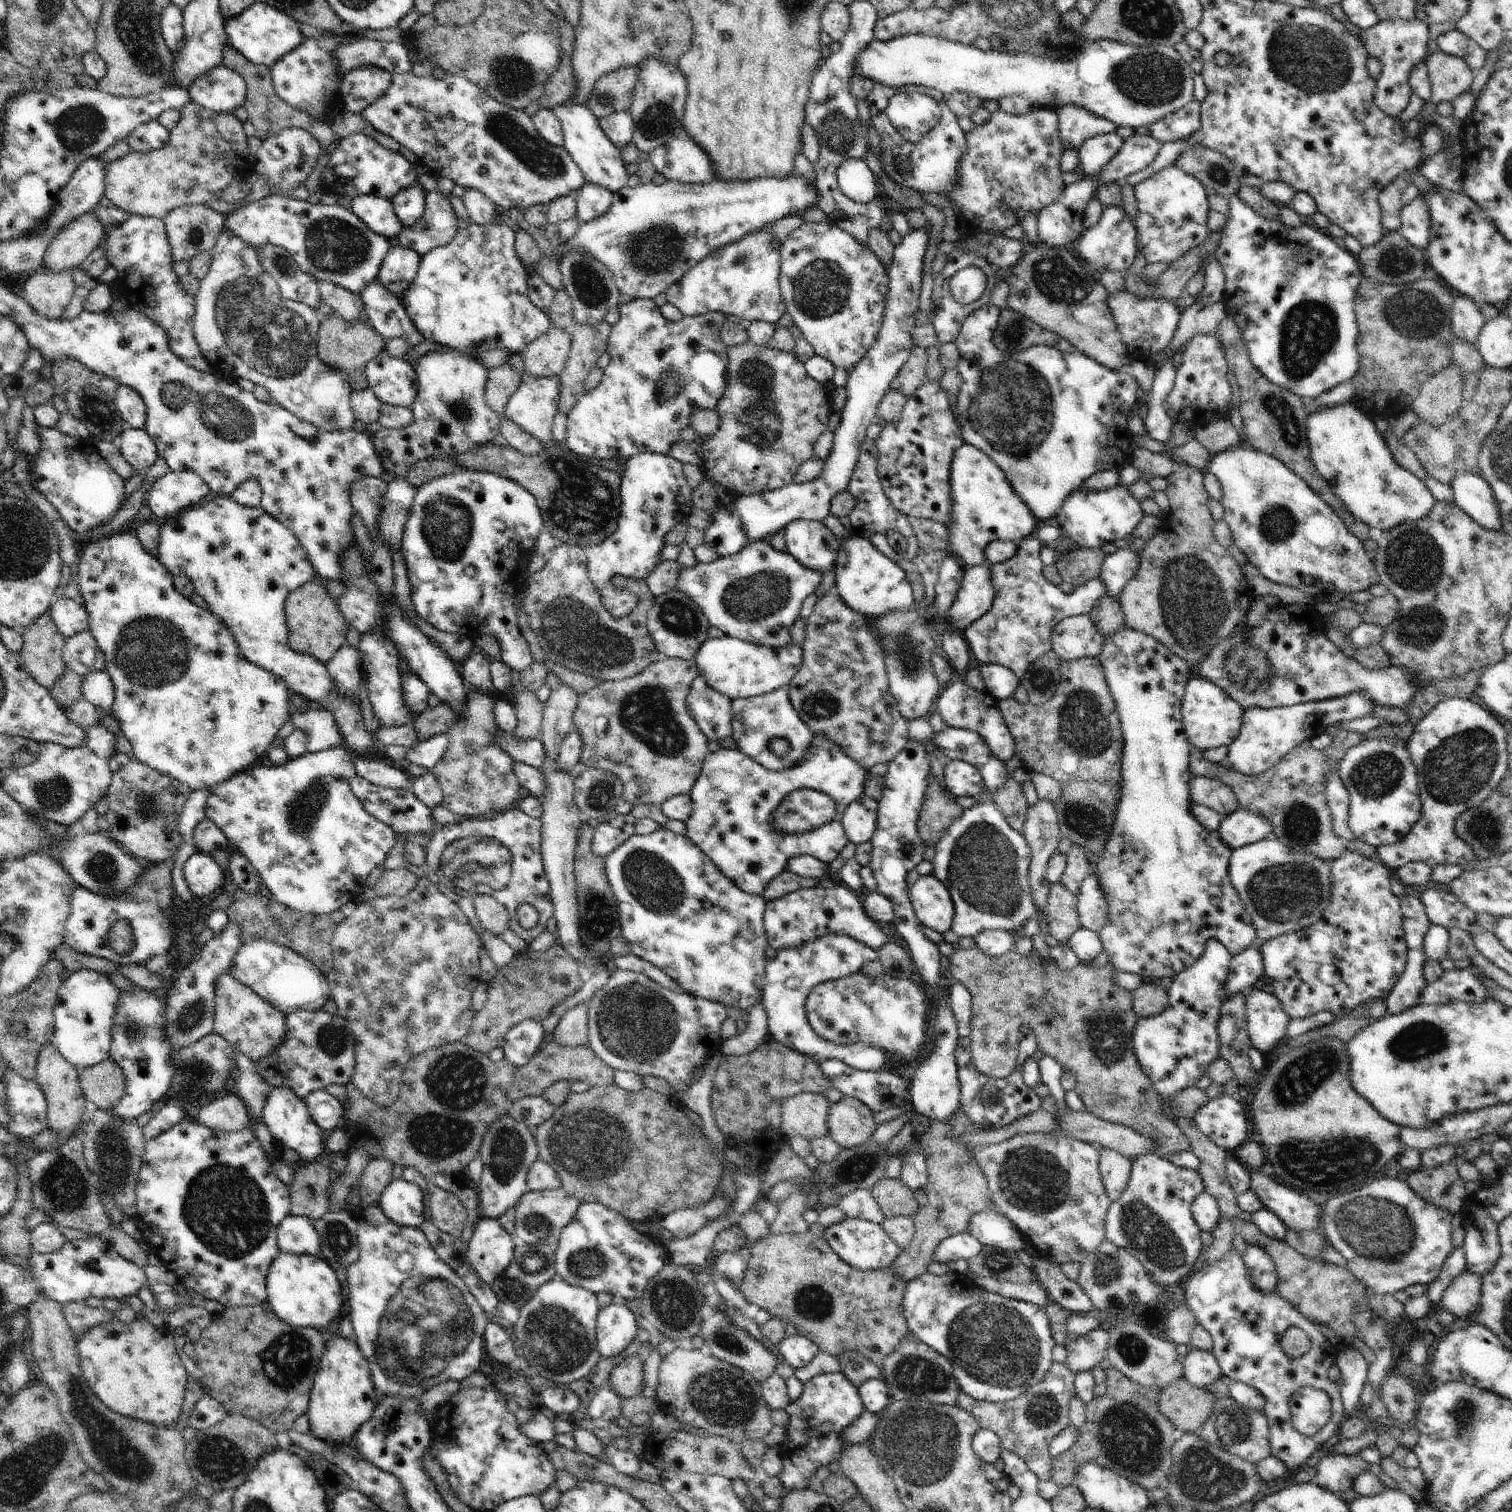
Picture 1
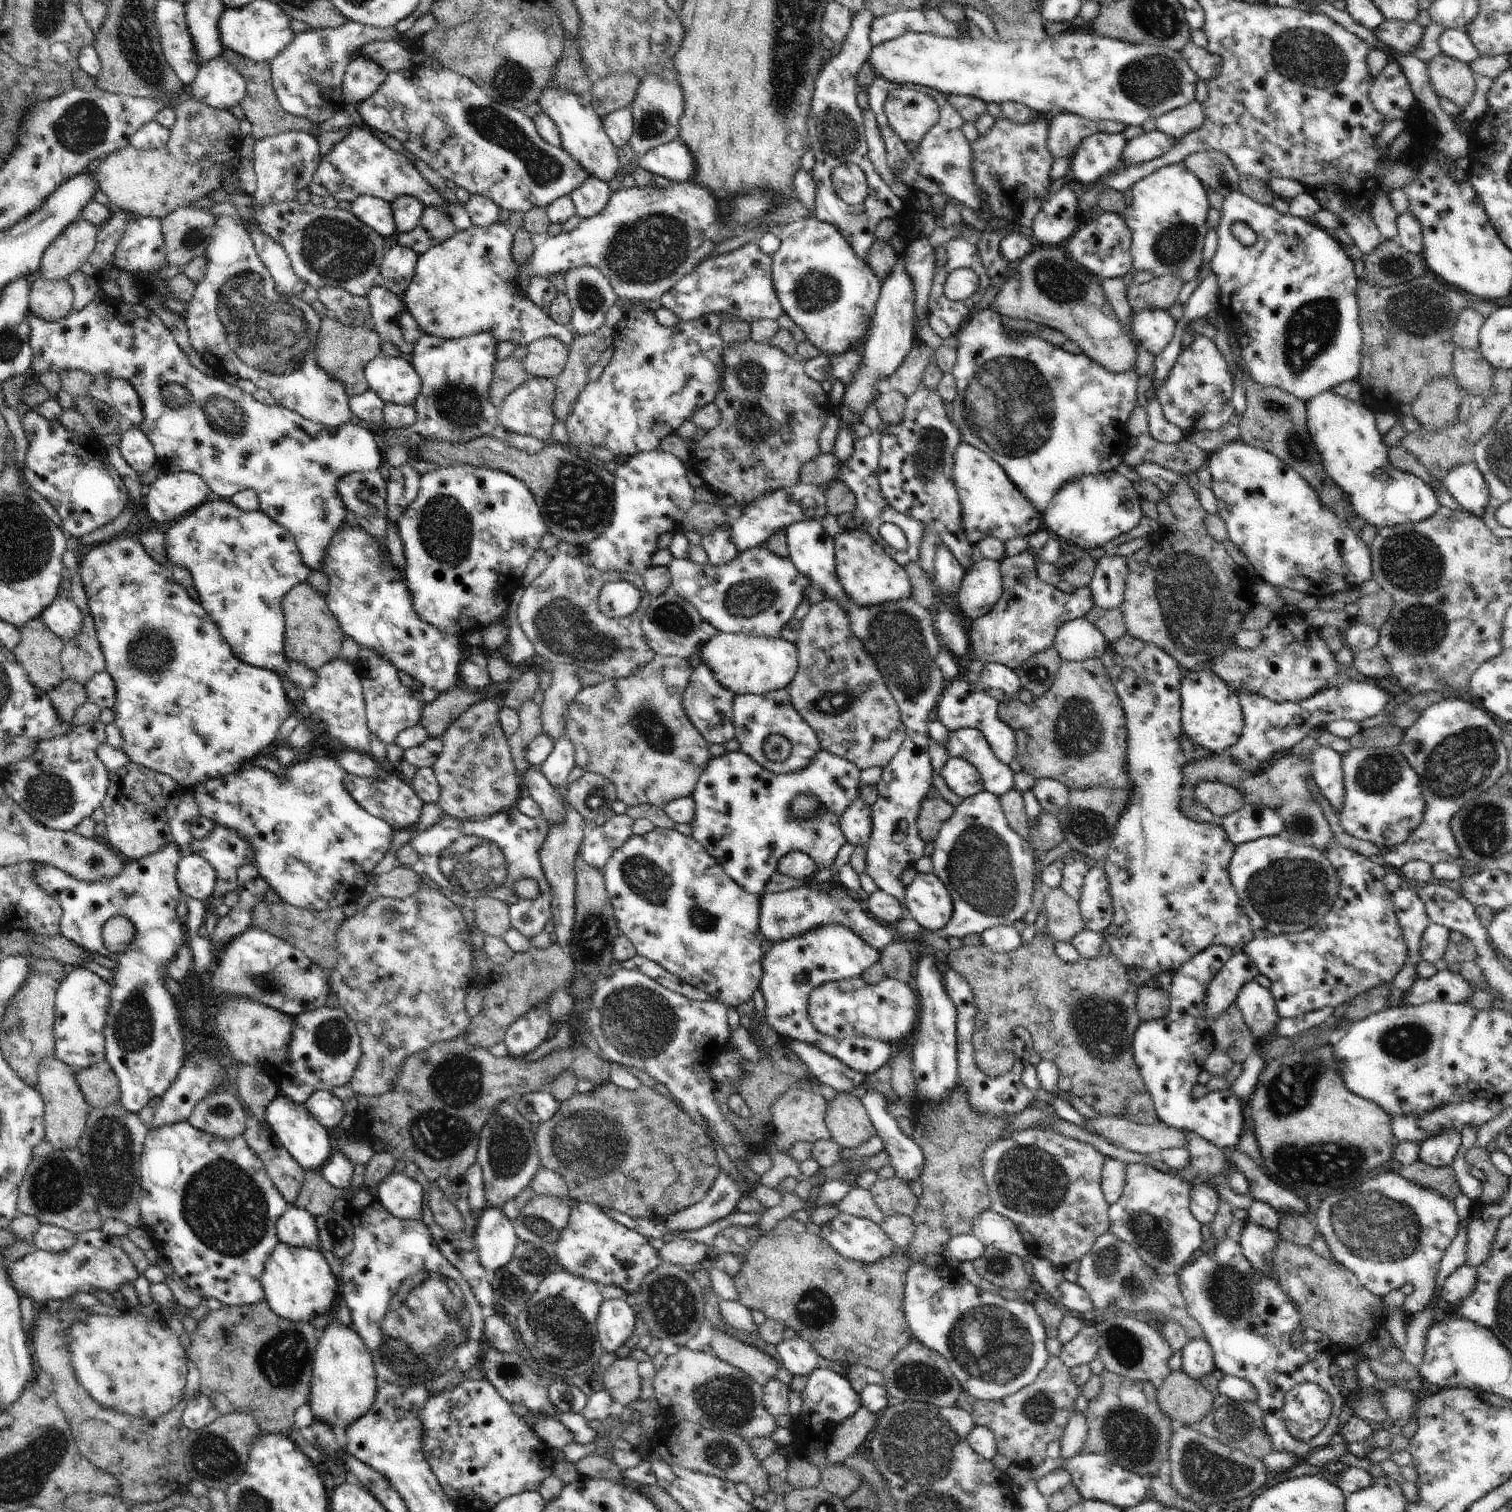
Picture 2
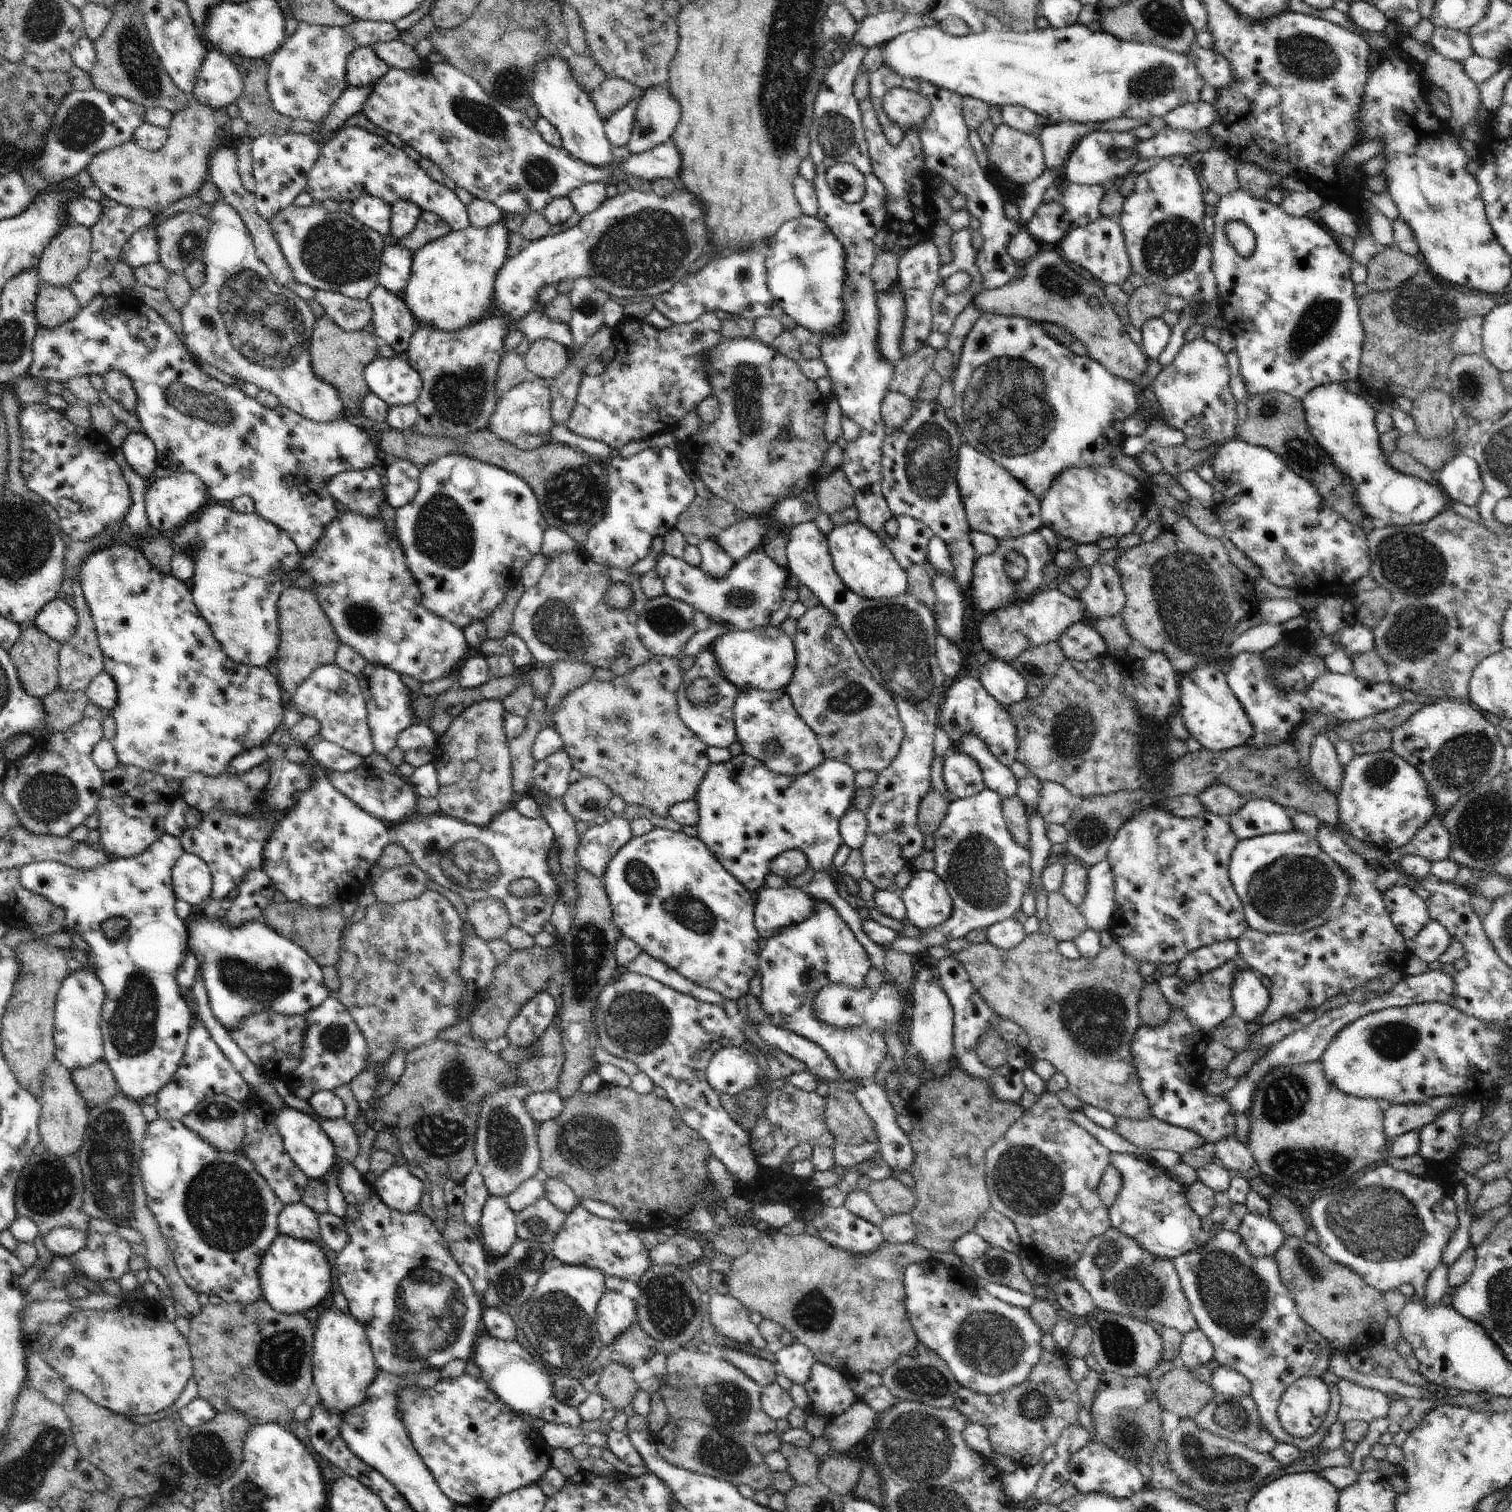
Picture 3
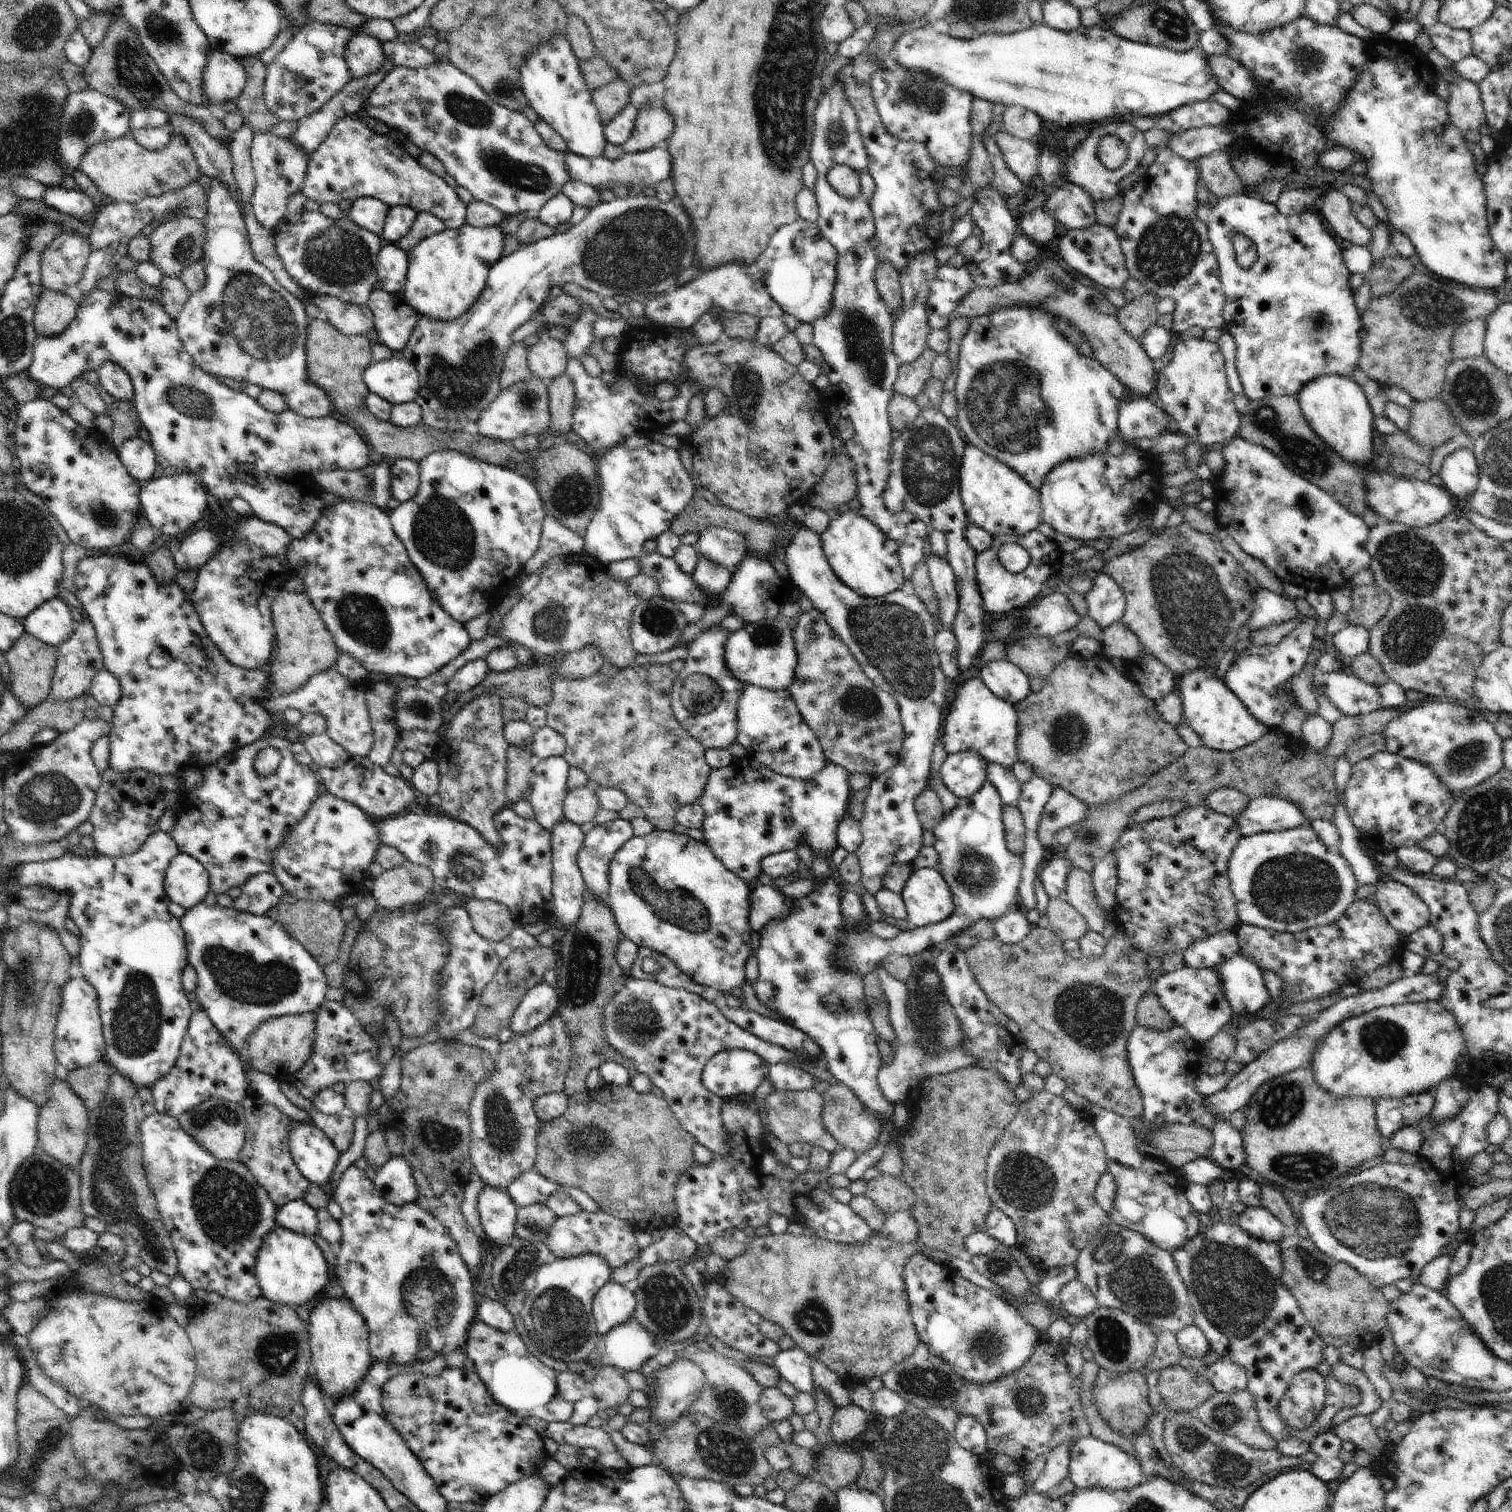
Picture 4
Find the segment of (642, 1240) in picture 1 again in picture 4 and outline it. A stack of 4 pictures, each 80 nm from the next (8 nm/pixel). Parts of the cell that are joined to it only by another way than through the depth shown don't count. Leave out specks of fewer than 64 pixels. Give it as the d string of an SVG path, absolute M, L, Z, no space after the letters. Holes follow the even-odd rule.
M582 1210L573 1215L558 1217L549 1230L547 1243L552 1254L558 1259L569 1259L585 1254L598 1255L613 1271L632 1262L639 1255L641 1249L634 1237L635 1230L632 1225L614 1215L602 1211L590 1213Z

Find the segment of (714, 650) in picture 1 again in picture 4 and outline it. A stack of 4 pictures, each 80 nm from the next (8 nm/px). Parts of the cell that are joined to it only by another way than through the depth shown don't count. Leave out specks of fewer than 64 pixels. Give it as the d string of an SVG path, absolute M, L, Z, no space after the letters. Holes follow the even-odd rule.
M780 618L744 625L726 639L725 661L731 675L746 685L775 691L787 689L794 680L798 664L793 631Z

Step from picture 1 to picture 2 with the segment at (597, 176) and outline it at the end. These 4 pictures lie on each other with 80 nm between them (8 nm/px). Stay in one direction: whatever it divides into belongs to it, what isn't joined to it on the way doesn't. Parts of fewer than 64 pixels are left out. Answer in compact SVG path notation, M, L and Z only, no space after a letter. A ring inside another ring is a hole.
M548 84L537 102L541 110L557 124L561 146L575 161L579 162L590 177L596 177L608 183L612 182L617 174L626 171L620 164L618 148L612 144L605 133L601 118L594 110L589 95L569 93L564 88L554 89L553 85Z

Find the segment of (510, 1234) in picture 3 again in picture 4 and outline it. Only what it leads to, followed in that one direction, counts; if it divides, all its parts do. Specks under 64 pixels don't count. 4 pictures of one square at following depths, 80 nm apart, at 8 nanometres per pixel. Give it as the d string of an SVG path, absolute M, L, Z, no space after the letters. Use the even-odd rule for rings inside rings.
M486 1185L478 1198L478 1212L486 1241L500 1248L516 1238L518 1207L507 1190Z

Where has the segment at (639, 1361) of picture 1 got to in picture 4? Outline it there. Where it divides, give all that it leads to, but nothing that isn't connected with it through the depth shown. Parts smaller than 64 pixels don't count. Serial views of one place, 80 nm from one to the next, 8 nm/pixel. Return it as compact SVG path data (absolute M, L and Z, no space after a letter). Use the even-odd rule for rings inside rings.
M612 1365L604 1367L590 1384L589 1395L598 1399L603 1406L618 1409L620 1404L629 1400L632 1392L623 1372L624 1370Z

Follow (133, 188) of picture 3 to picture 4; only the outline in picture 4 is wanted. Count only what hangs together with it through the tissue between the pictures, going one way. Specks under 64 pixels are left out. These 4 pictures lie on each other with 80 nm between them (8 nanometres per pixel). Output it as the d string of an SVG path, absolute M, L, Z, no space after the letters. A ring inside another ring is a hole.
M171 132L166 148L156 152L142 148L129 135L115 141L98 142L85 152L78 170L89 176L104 196L116 202L136 204L145 198L159 197L197 182L202 172L197 165L194 149L187 140L186 134Z

